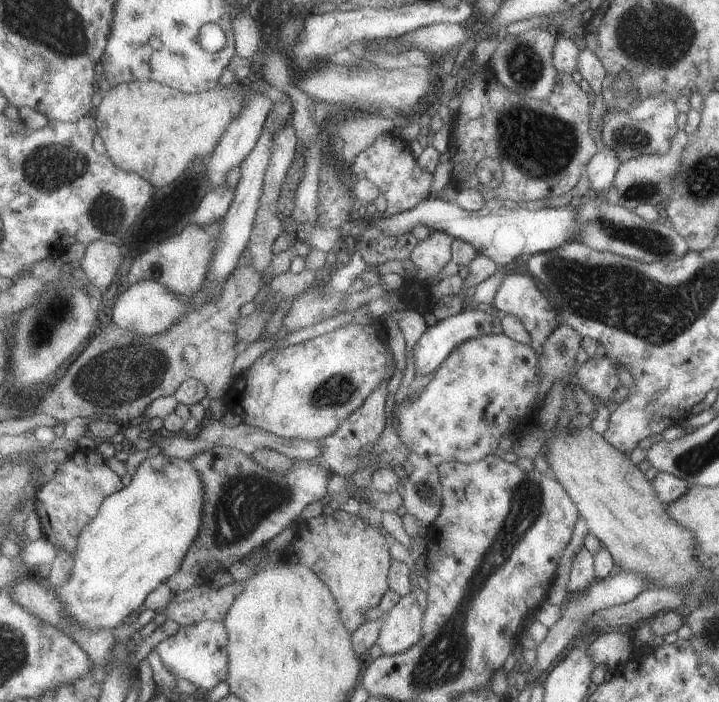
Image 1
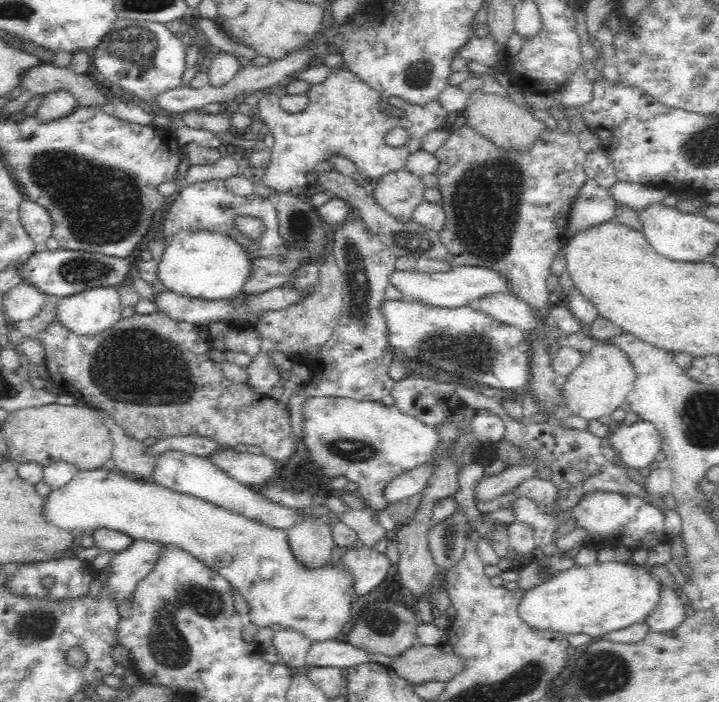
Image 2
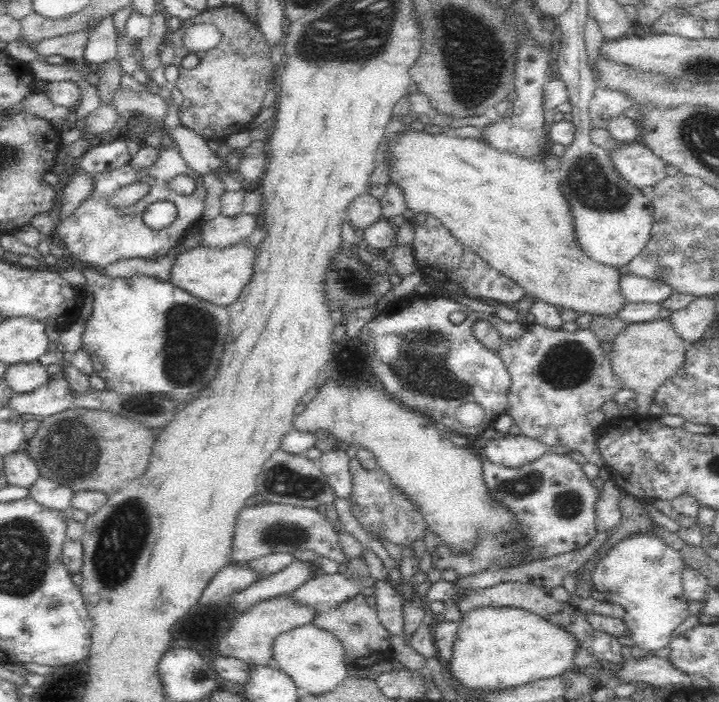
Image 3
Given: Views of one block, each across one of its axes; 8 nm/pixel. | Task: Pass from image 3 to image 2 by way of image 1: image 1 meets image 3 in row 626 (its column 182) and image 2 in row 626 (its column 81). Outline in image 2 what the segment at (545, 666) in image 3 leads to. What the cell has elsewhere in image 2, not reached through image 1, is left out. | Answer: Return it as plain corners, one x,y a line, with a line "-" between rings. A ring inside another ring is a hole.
620,559
597,560
586,566
575,564
526,590
518,612
522,619
536,627
550,627
565,634
584,632
600,638
604,633
642,623
654,612
667,587
646,563
636,564
632,560

